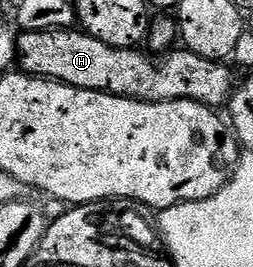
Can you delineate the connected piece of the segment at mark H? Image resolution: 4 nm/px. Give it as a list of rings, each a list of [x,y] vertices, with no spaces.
[[[80,29],[21,31],[18,36],[18,68],[37,79],[54,79],[79,89],[139,99],[142,103],[186,99],[214,109],[224,108],[235,90],[233,75],[224,62],[204,59],[184,49],[170,50],[164,57],[144,55],[141,49],[107,45]]]

